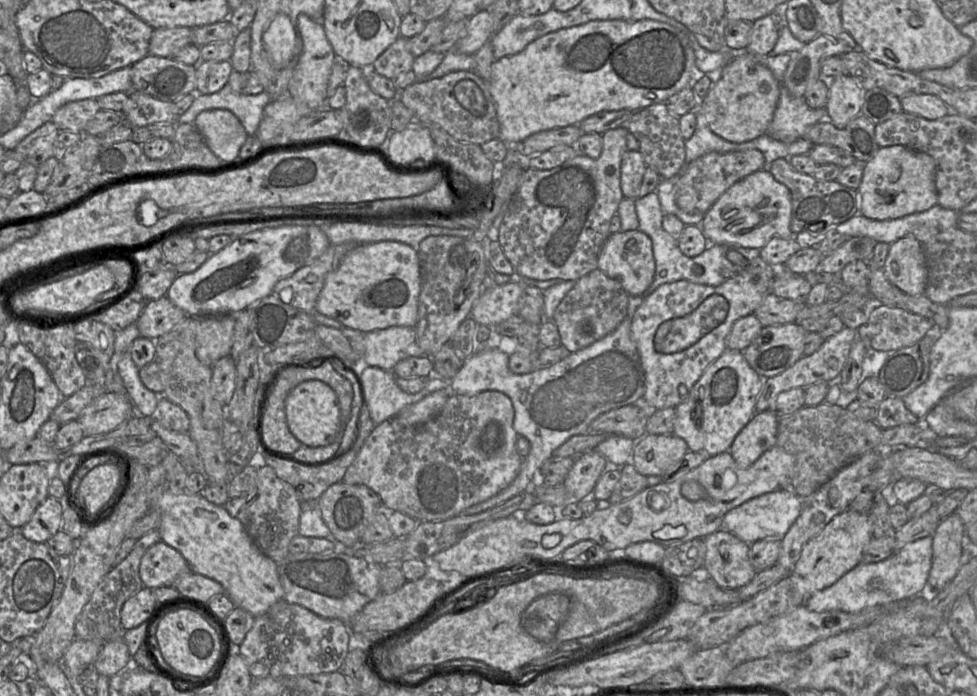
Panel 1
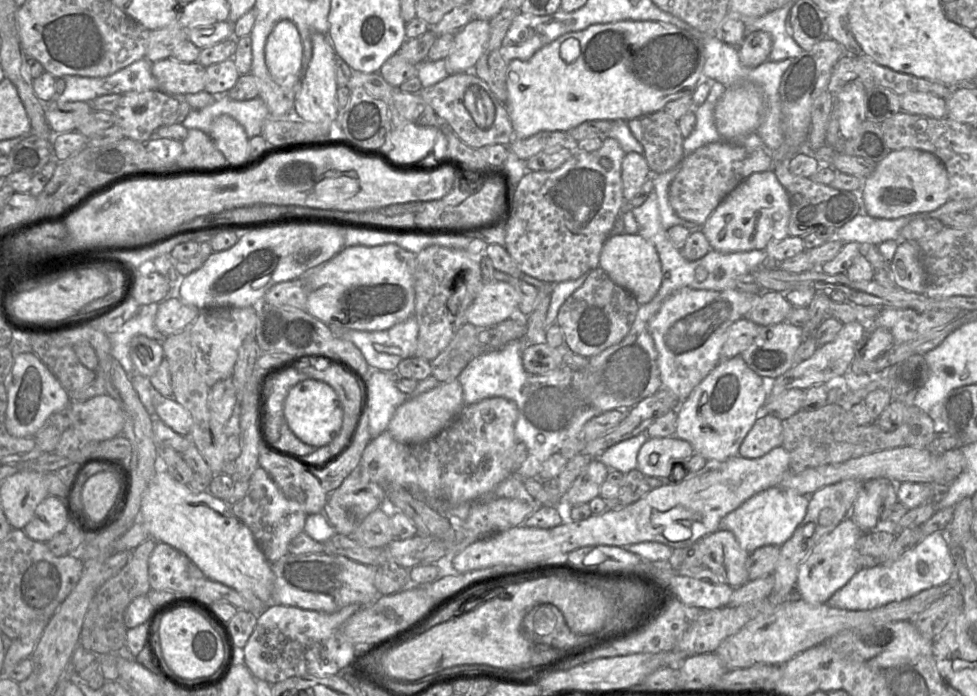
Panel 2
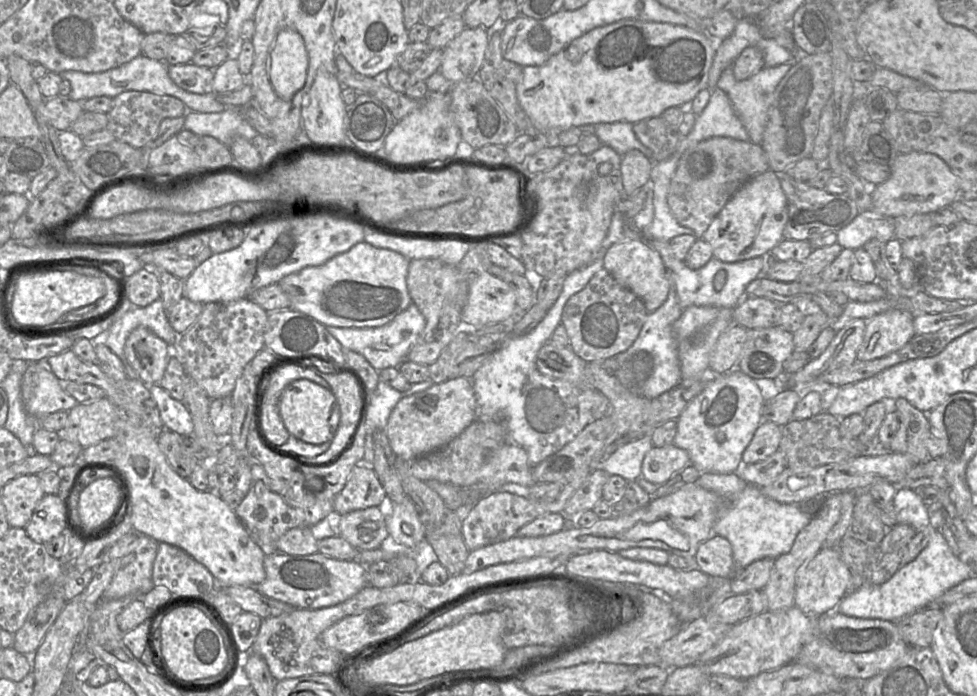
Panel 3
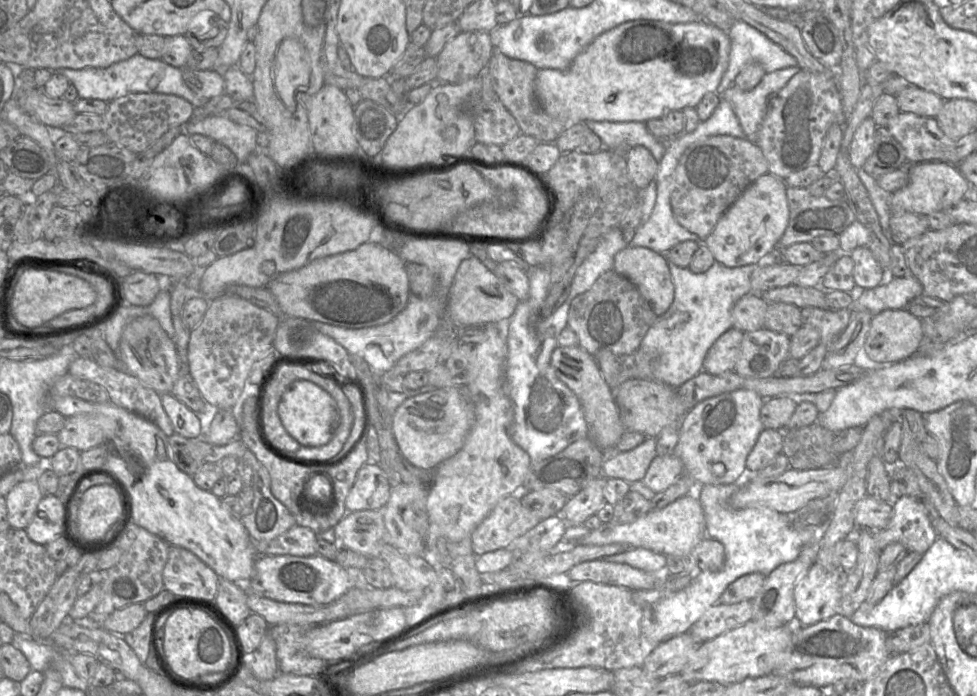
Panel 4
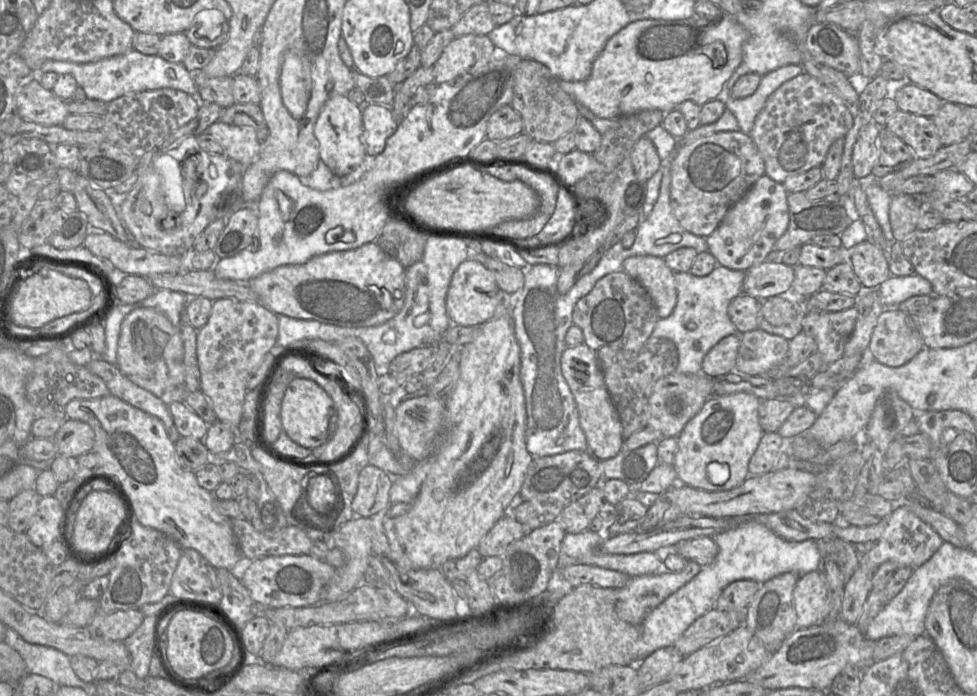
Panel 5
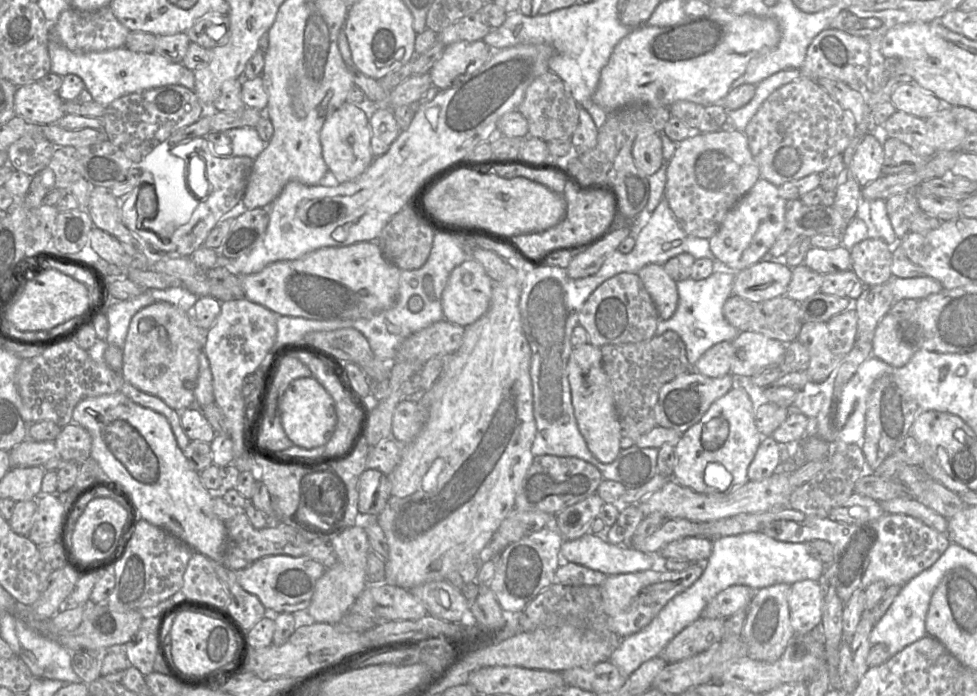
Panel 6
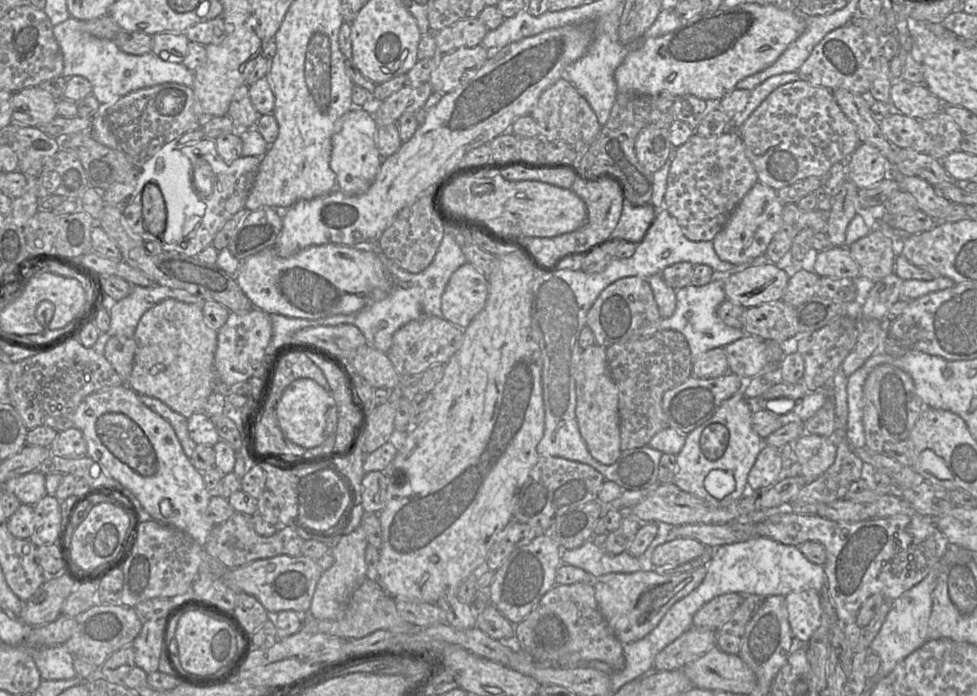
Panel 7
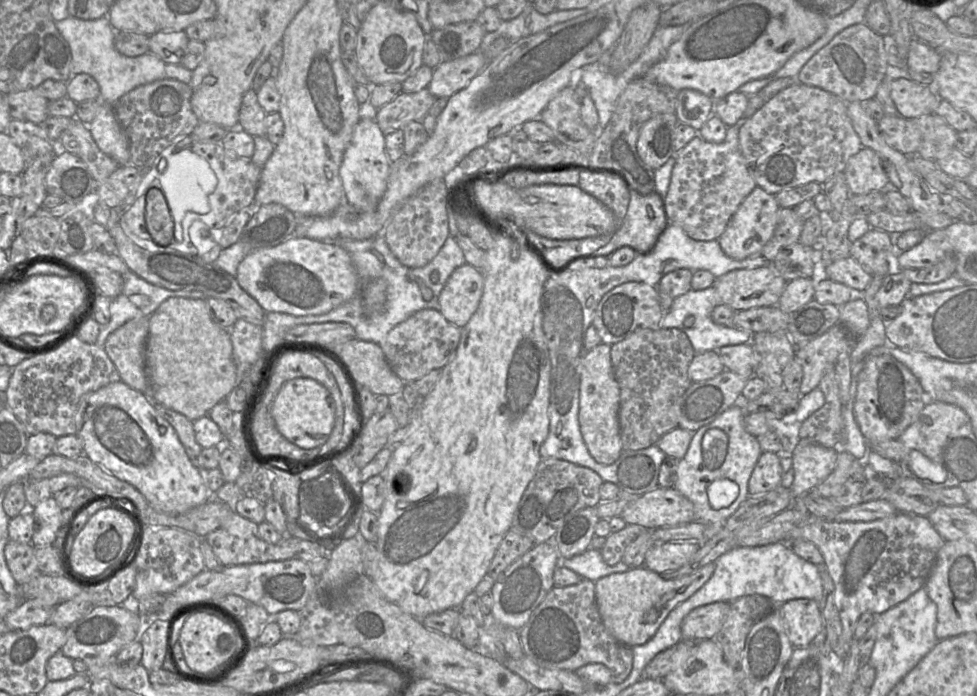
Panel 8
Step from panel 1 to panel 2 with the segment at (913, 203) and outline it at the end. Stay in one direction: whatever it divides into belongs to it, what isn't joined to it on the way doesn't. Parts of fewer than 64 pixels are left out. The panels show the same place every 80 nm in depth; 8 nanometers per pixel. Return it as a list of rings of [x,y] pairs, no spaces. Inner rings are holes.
[[[904,148],[892,150],[878,162],[872,174],[862,179],[861,199],[866,214],[881,219],[897,219],[928,213],[949,201],[948,175],[943,163],[932,153]]]

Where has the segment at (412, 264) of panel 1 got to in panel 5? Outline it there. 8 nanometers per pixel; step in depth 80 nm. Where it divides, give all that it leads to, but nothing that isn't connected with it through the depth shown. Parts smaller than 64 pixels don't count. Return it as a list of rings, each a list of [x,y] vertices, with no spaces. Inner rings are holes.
[[[374,241],[353,250],[318,255],[303,264],[279,266],[251,279],[249,285],[257,294],[258,301],[276,315],[340,327],[369,327],[385,323],[403,307],[406,297],[405,269]]]

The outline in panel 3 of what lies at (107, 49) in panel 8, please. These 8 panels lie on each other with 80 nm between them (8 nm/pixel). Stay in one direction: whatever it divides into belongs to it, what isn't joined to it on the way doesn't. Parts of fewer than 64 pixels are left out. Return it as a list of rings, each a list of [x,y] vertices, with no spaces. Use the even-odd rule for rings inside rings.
[[[140,54],[131,61],[99,73],[85,73],[80,71],[63,71],[60,73],[63,79],[70,82],[71,91],[68,99],[83,102],[87,99],[107,96],[115,98],[119,94],[126,91],[149,92],[156,95],[169,95],[181,100],[188,111],[198,113],[217,113],[226,110],[226,106],[216,99],[216,94],[196,94],[188,92],[176,85],[168,74],[168,65],[164,61],[150,59]]]

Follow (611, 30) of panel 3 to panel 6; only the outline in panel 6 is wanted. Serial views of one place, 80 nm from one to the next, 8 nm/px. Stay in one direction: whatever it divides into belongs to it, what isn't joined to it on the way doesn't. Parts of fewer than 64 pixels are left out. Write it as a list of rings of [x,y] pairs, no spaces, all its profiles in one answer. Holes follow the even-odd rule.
[[[713,7],[708,15],[687,16],[676,25],[633,28],[614,48],[608,63],[601,70],[593,96],[594,102],[606,112],[636,104],[670,107],[676,101],[691,101],[703,106],[722,103],[732,83],[746,71],[749,62],[774,49],[781,40],[778,22],[753,14],[734,14],[721,7]]]

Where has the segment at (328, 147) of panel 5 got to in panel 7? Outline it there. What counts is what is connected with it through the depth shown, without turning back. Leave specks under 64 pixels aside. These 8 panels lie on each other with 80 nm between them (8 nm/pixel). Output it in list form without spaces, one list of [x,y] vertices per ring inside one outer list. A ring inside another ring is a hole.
[[[353,104],[352,109],[341,116],[335,124],[329,165],[335,173],[337,189],[346,195],[357,196],[365,193],[379,172],[383,159],[375,144],[377,127],[374,116],[362,110],[361,106]]]

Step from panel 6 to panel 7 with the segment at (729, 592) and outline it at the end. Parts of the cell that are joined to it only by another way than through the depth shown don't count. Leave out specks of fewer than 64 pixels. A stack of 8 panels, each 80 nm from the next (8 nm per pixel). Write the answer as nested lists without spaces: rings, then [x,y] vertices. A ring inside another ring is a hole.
[[[727,593],[715,597],[695,613],[693,626],[718,631],[739,607],[744,596]]]

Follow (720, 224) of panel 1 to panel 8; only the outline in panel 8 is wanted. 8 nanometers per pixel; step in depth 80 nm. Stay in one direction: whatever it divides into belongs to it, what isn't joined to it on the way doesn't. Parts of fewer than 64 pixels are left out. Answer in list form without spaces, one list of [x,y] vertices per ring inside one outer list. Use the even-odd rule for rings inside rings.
[[[756,186],[740,204],[726,229],[718,238],[723,252],[735,260],[744,260],[754,255],[761,255],[763,247],[774,234],[779,209],[775,195]]]

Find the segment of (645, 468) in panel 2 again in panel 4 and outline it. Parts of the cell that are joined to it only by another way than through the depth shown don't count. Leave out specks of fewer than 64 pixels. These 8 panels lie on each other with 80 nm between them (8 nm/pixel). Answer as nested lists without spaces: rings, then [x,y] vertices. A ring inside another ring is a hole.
[[[675,454],[657,455],[650,463],[643,483],[655,494],[667,489],[684,473],[684,465]]]

